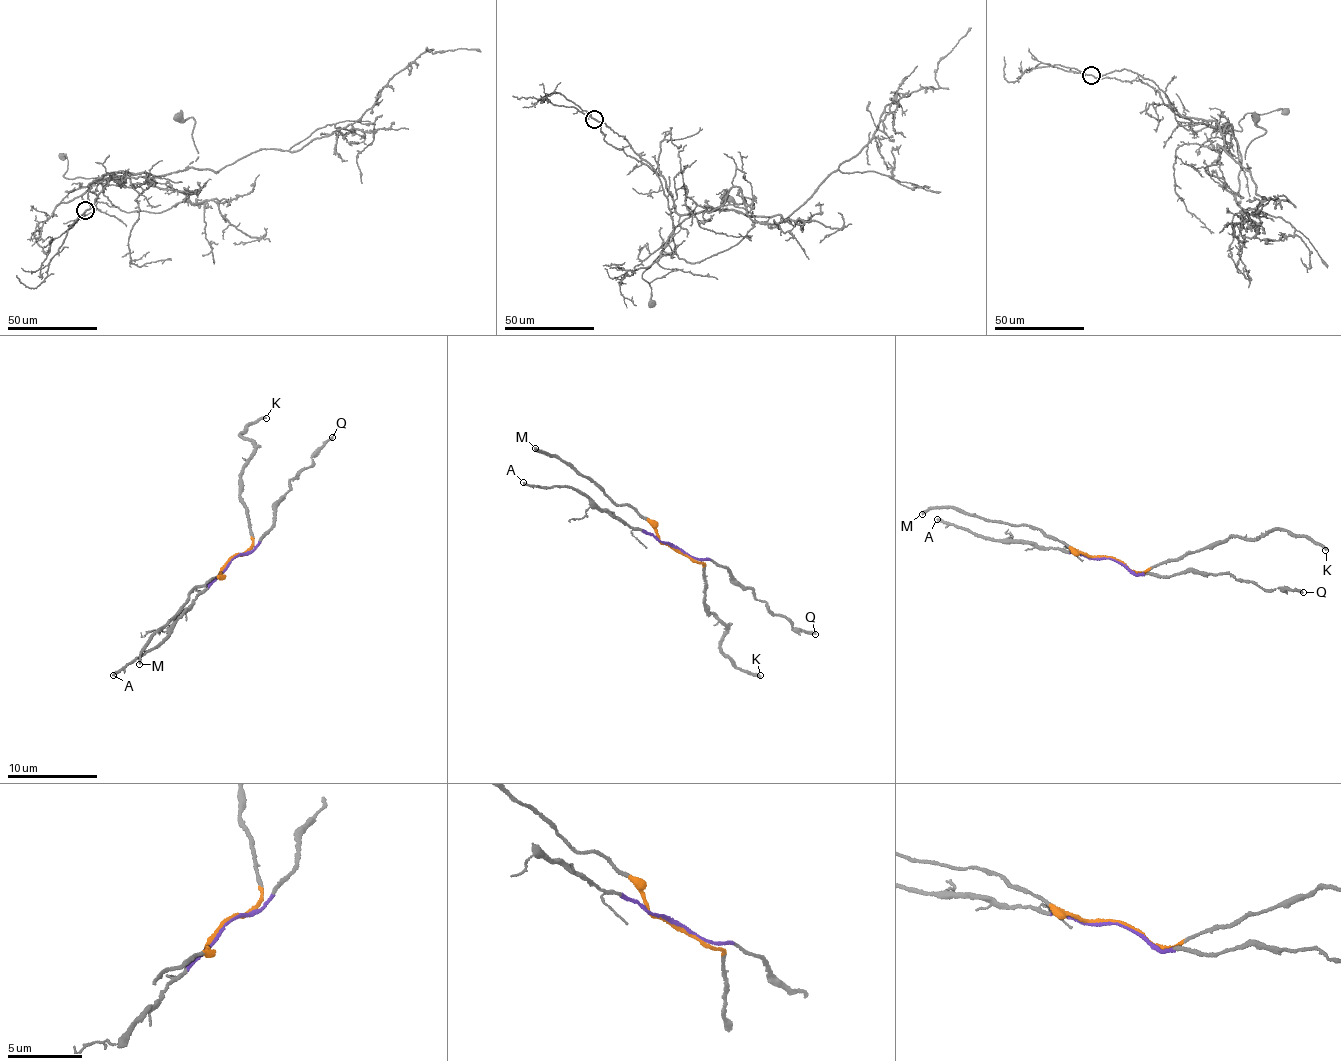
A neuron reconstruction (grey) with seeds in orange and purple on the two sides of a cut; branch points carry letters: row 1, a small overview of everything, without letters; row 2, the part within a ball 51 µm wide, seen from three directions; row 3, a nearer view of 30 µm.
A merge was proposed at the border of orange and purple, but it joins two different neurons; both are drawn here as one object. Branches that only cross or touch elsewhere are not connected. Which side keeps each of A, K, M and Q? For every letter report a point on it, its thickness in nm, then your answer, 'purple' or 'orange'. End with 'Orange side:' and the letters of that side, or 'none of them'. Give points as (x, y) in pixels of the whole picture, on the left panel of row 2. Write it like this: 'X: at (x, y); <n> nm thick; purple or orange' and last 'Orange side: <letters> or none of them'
A: at (113, 675); 190 nm thick; purple
K: at (266, 418); 240 nm thick; orange
M: at (139, 664); 220 nm thick; orange
Q: at (332, 437); 200 nm thick; purple
Orange side: K, M

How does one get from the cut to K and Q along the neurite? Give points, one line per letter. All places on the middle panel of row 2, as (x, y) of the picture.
K: (674, 548), (703, 564), (704, 607), (726, 629), (722, 654), (743, 670), (761, 675)
Q: (674, 548), (692, 557), (708, 558), (752, 589), (752, 595), (792, 626), (814, 634)

